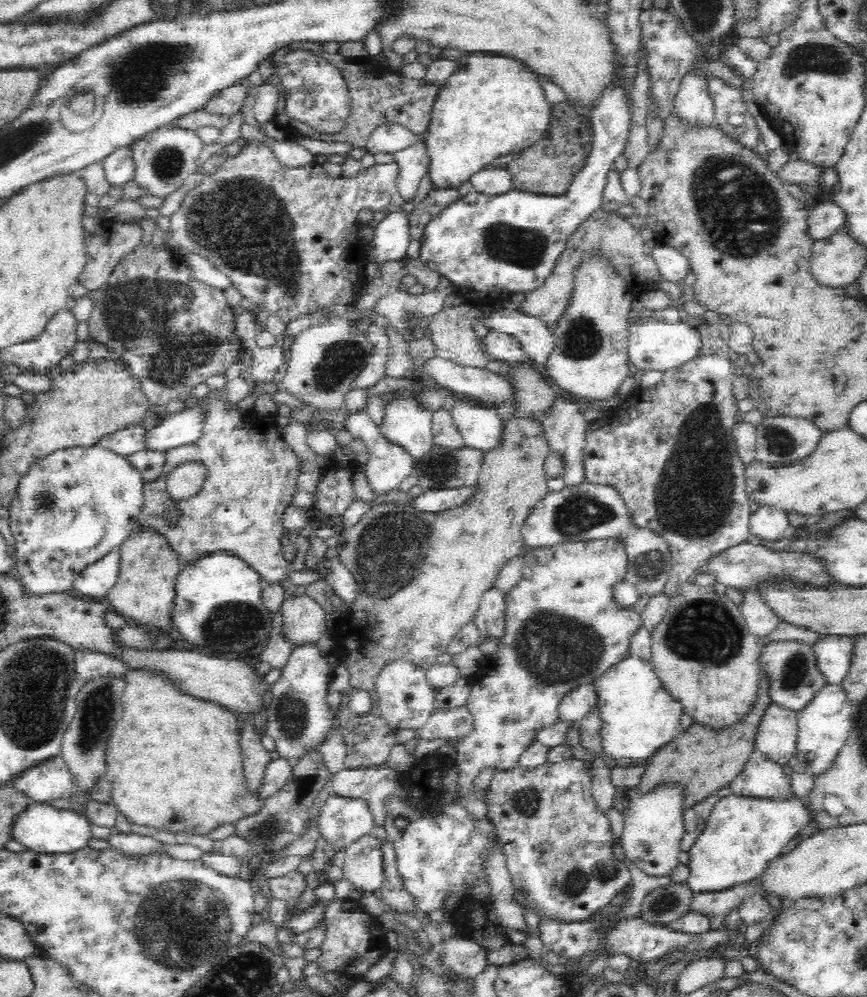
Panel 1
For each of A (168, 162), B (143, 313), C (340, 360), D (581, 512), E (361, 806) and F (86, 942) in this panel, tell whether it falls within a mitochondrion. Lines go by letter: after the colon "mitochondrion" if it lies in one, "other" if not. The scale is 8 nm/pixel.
A: mitochondrion
B: mitochondrion
C: mitochondrion
D: mitochondrion
E: other
F: other

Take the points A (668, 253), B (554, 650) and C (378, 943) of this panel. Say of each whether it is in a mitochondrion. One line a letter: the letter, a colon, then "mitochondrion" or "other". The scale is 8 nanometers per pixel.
A: other
B: mitochondrion
C: other

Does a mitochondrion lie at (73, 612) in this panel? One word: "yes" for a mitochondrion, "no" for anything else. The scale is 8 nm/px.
no

